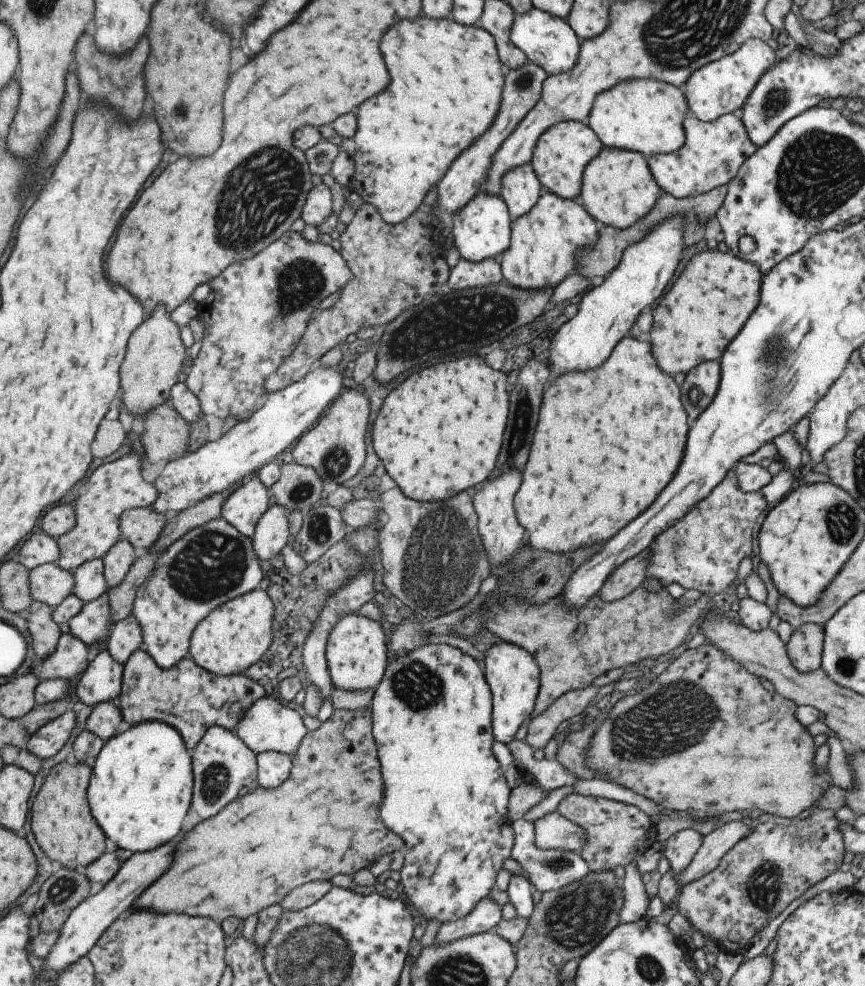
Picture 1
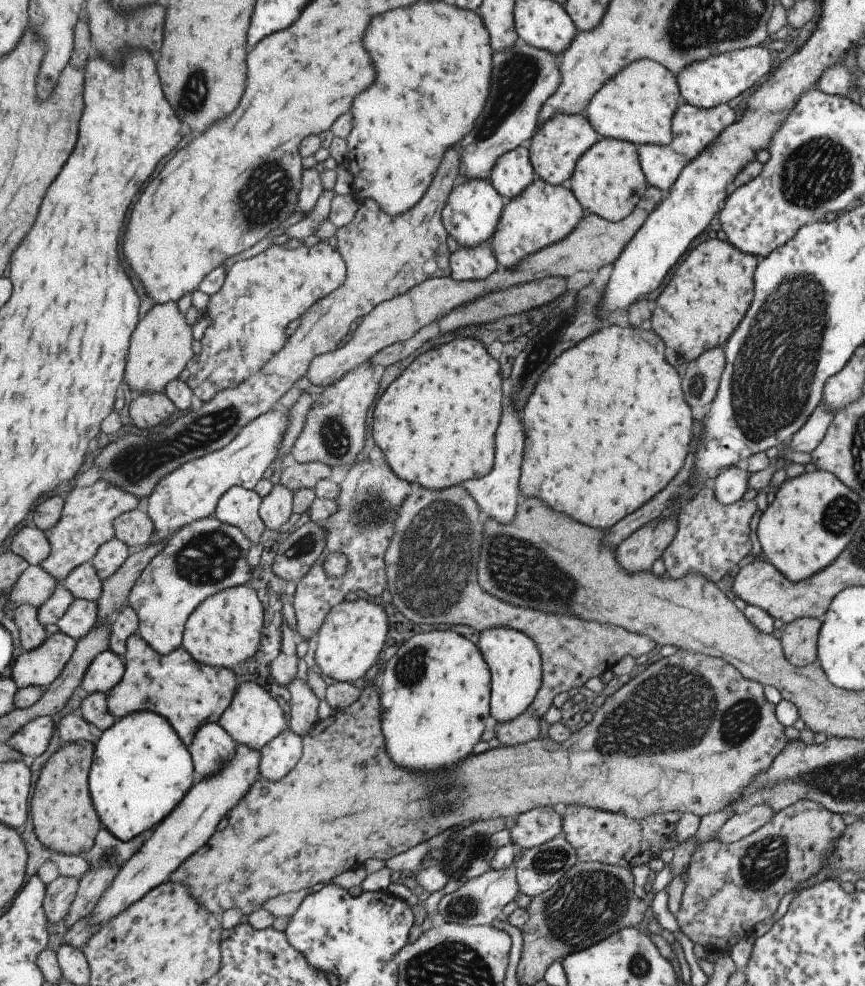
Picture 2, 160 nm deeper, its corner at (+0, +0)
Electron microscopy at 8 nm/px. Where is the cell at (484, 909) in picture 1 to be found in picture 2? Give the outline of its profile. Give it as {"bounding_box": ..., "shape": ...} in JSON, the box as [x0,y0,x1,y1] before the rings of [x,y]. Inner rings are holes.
{"bounding_box":[438,851,518,925],"shape":[[[515,851],[512,861],[504,869],[489,868],[480,875],[468,878],[457,890],[444,894],[438,903],[438,913],[445,922],[461,923],[463,925],[489,925],[497,917],[507,902],[513,901],[518,892],[516,883],[516,864],[518,852]]]}

